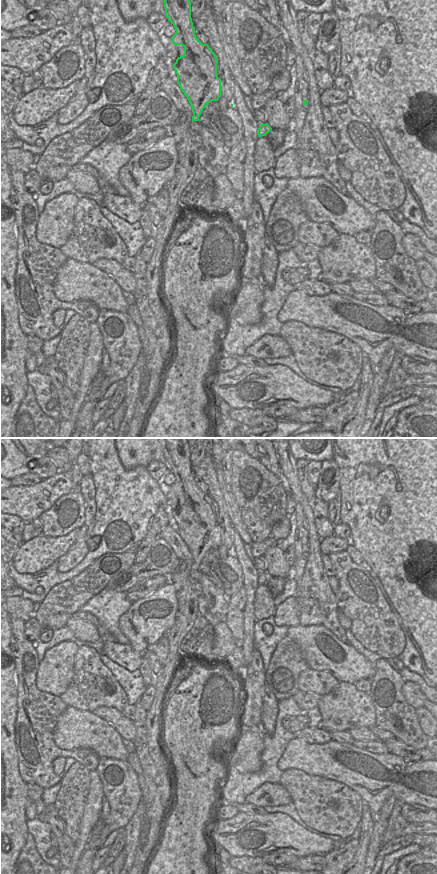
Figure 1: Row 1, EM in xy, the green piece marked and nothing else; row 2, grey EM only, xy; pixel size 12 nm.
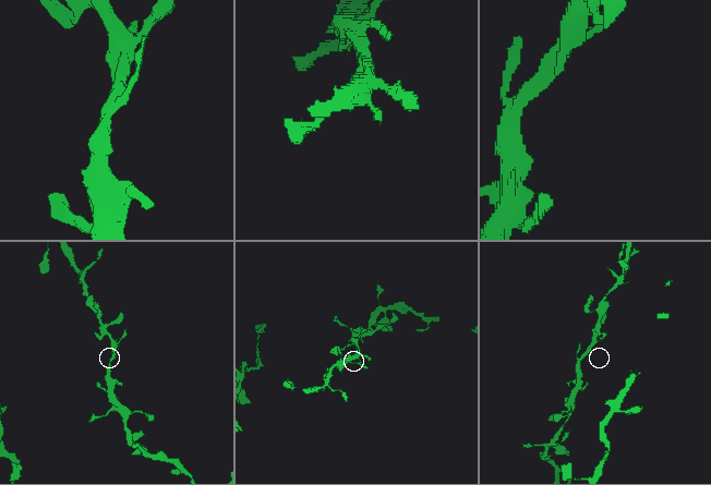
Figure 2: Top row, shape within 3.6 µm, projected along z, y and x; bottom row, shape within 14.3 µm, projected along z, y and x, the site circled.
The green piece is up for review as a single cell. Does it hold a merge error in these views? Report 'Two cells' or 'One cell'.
One cell

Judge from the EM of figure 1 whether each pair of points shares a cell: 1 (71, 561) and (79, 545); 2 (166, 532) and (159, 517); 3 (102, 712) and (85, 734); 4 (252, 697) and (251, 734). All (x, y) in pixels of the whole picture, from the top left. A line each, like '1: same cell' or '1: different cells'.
1: same cell
2: different cells
3: different cells
4: different cells

